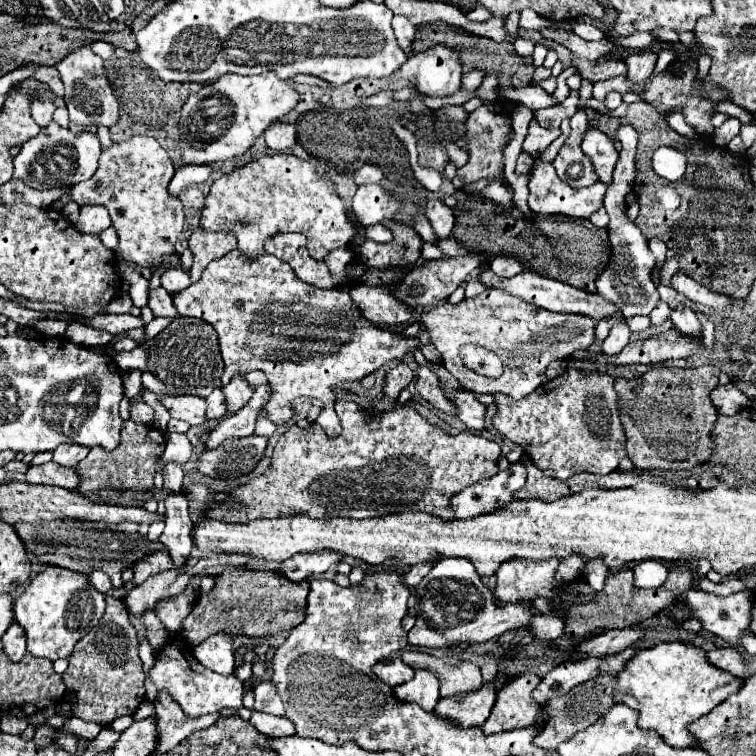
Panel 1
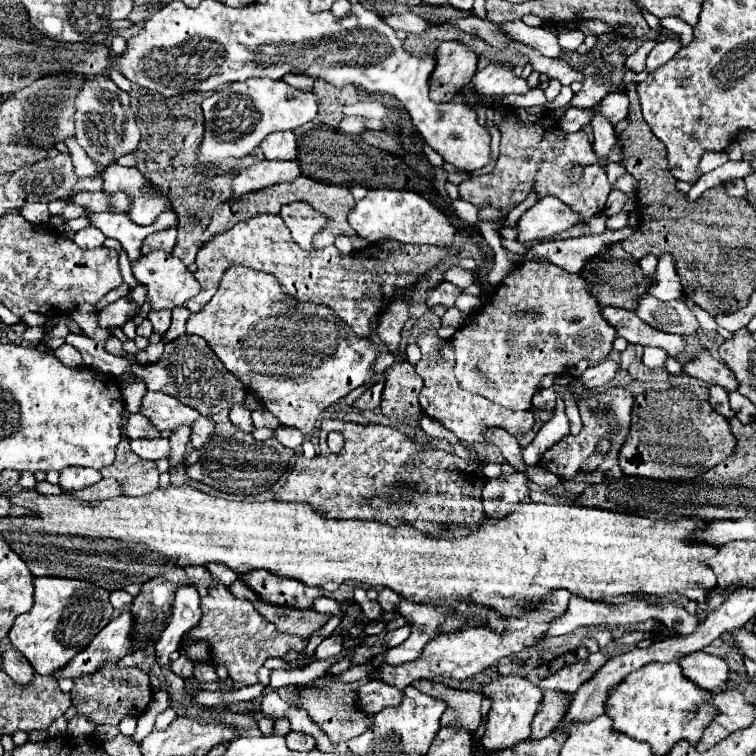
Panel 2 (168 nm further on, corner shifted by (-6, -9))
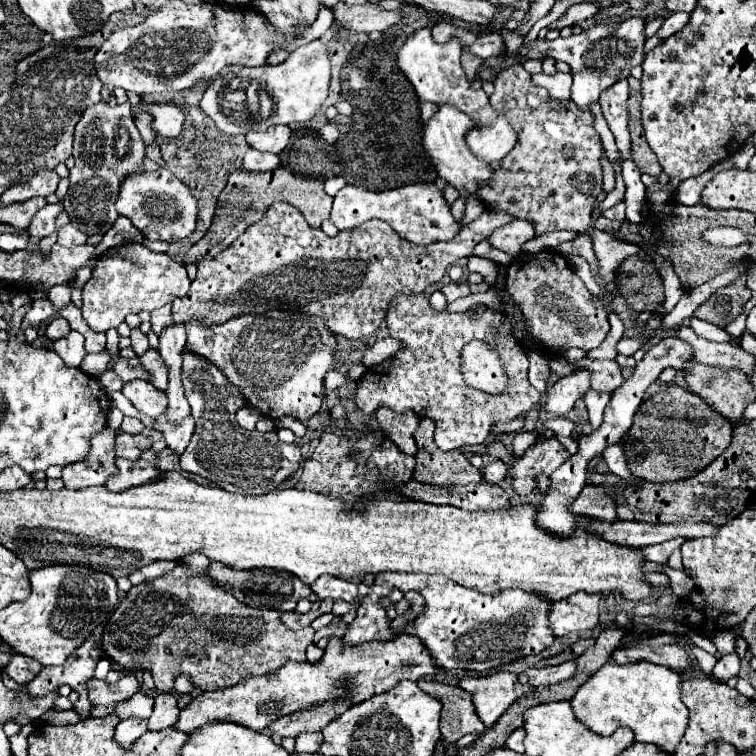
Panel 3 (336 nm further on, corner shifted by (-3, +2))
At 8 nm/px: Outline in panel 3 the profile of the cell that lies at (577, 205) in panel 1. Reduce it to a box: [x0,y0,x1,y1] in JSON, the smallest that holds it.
[488,220,534,256]

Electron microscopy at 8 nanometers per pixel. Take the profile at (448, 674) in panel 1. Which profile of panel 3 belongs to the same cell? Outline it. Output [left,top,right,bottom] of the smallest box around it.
[418,680,486,744]

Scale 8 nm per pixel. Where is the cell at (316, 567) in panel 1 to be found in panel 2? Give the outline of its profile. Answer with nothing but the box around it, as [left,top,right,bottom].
[243,571,323,609]

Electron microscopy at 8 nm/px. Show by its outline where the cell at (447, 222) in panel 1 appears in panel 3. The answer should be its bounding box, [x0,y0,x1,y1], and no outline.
[330,184,458,244]

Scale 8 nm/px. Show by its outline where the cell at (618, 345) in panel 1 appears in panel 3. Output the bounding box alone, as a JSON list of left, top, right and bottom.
[544,370,590,414]

